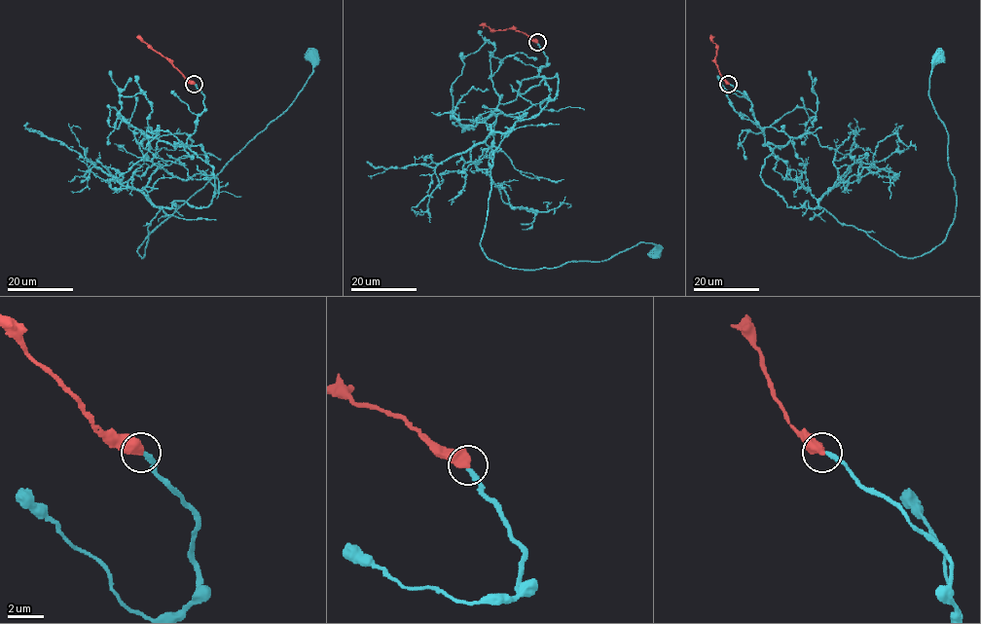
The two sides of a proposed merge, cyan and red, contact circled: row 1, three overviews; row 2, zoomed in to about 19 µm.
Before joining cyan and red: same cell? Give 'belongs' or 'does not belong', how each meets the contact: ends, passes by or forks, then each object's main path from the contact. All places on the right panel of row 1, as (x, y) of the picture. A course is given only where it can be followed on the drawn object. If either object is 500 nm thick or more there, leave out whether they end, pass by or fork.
belongs | cyan via (729, 84), (780, 146), (760, 177), (788, 206), (914, 258), (956, 206), (939, 56) | red via (728, 84), (716, 64), (716, 46), (711, 36)

